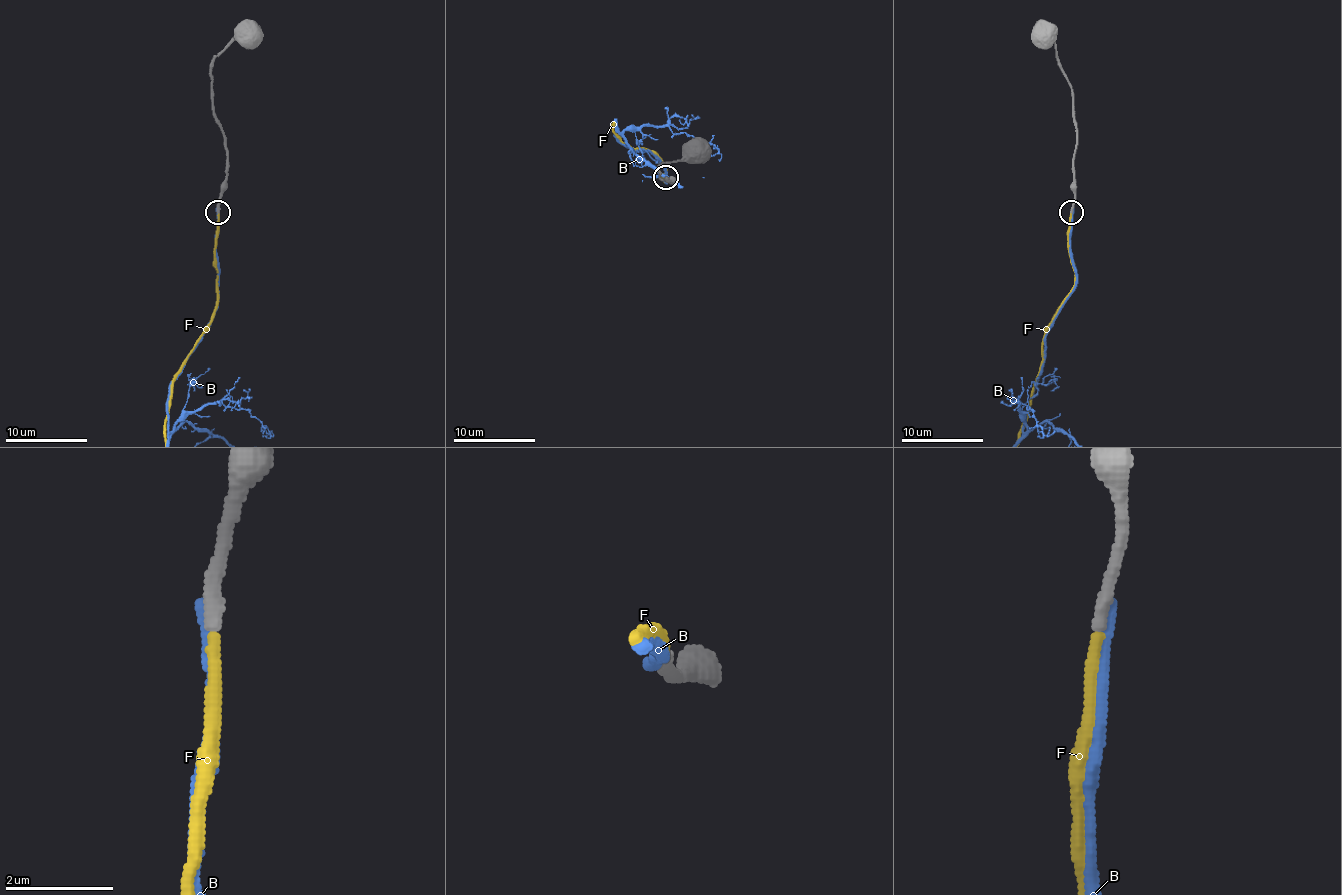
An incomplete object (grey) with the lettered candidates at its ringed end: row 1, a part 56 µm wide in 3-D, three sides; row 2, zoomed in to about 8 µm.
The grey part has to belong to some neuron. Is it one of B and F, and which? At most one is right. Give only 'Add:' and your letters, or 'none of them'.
Add: F

